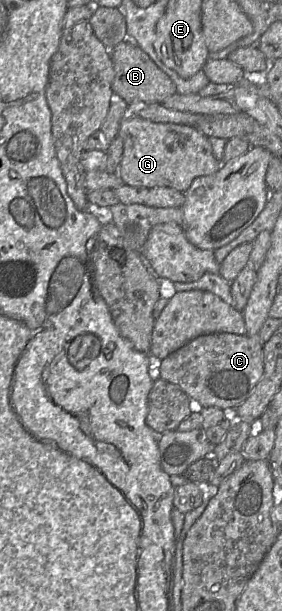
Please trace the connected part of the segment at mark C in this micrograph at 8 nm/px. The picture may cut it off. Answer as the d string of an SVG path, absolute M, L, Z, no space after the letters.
M231 333L199 336L155 365L156 377L179 386L198 406L225 411L234 411L248 399L263 371L260 339Z

